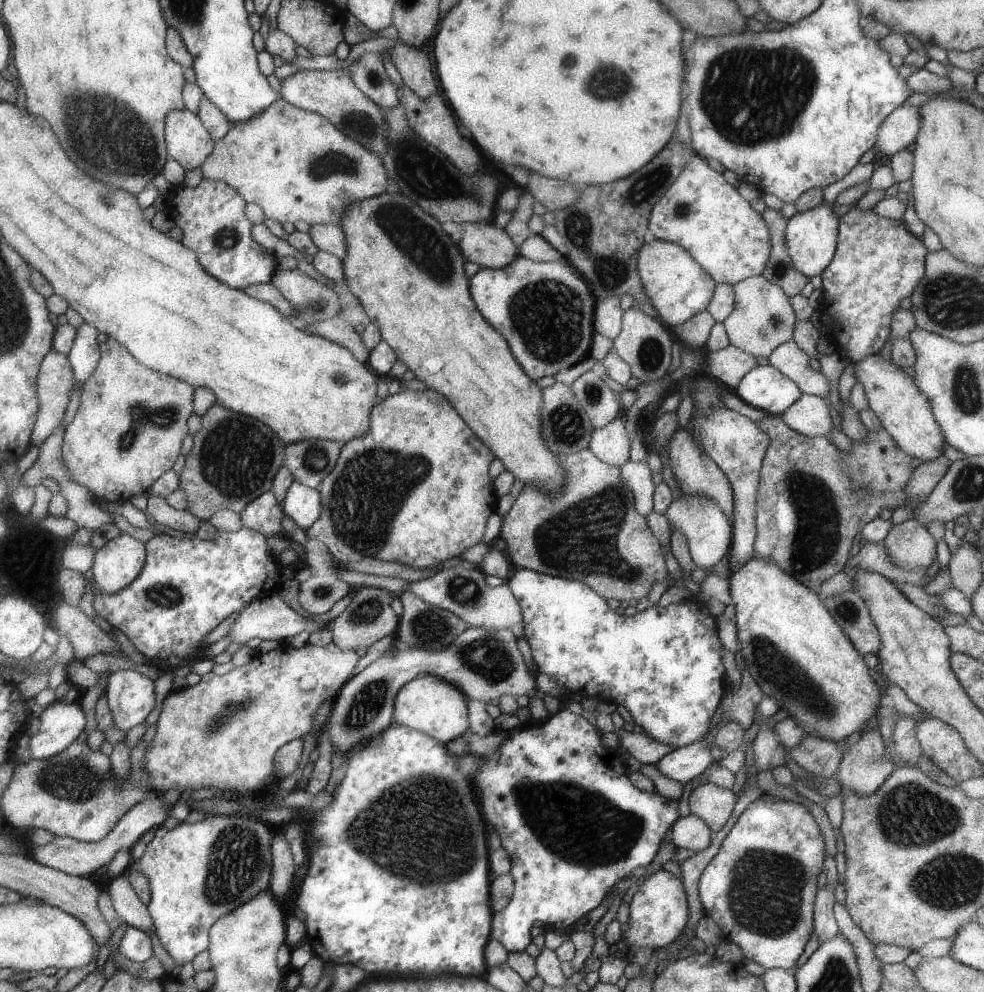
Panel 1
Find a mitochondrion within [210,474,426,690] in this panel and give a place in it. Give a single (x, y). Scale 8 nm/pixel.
(368, 611)

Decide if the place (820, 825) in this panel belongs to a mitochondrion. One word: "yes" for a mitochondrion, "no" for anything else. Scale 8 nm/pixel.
no

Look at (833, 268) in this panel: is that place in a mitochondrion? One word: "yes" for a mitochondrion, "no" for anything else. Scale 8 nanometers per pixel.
no

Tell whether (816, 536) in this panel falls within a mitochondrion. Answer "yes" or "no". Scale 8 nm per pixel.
yes

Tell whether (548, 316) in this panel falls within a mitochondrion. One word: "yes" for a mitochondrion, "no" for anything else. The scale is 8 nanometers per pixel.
yes

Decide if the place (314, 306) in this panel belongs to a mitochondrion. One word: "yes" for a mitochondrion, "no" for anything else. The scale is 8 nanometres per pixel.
yes

